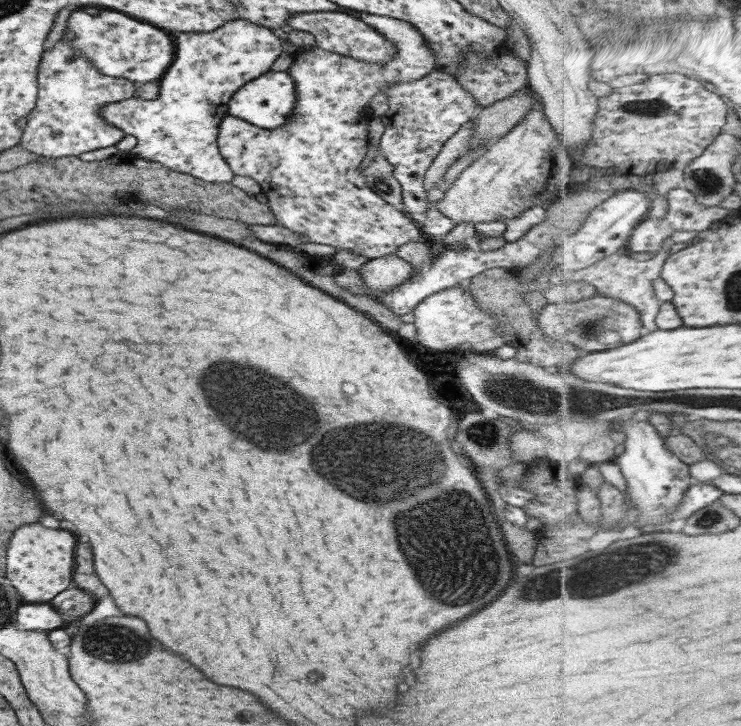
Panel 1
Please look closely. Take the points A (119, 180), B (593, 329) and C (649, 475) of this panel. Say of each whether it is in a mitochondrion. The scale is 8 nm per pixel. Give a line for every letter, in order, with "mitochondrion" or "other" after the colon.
A: mitochondrion
B: mitochondrion
C: other

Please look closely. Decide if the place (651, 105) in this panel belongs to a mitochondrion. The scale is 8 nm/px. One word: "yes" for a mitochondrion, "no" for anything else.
yes

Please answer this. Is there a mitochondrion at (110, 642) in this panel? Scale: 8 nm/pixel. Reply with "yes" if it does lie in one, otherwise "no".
yes

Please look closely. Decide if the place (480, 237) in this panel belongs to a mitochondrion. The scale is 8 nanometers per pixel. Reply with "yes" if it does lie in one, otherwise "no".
no

